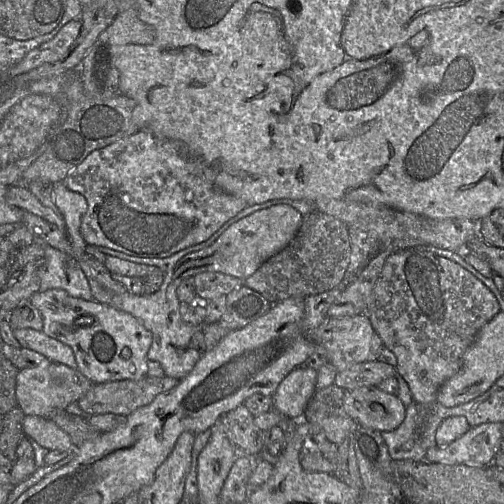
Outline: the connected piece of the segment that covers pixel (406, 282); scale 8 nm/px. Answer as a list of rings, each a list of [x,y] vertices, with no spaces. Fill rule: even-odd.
[[[426,245],[393,251],[386,259],[384,267],[374,285],[365,313],[367,314],[374,331],[381,338],[383,345],[391,350],[397,359],[396,371],[407,382],[411,391],[412,400],[422,405],[431,405],[437,402],[437,393],[441,385],[455,375],[460,369],[466,350],[474,342],[480,329],[489,322],[498,312],[500,306],[493,293],[474,275],[457,263],[427,250]]]

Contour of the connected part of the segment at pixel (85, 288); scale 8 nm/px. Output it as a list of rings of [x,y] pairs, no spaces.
[[[41,245],[45,262],[38,271],[39,291],[63,289],[70,296],[91,301],[92,294],[88,279],[79,264],[67,254],[50,245]]]

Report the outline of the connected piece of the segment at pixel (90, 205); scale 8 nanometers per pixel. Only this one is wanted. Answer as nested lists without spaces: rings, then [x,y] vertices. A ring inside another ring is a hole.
[[[138,130],[135,134],[91,152],[62,183],[86,199],[87,211],[80,226],[86,244],[138,257],[166,258],[206,241],[225,222],[248,206],[244,200],[220,190],[208,180],[202,165],[187,154],[183,143],[159,139],[147,130]]]

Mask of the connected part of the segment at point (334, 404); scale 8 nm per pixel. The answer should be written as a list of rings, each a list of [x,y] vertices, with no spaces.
[[[332,384],[315,390],[303,414],[303,419],[318,425],[326,438],[336,445],[360,426],[344,410],[345,390]]]

